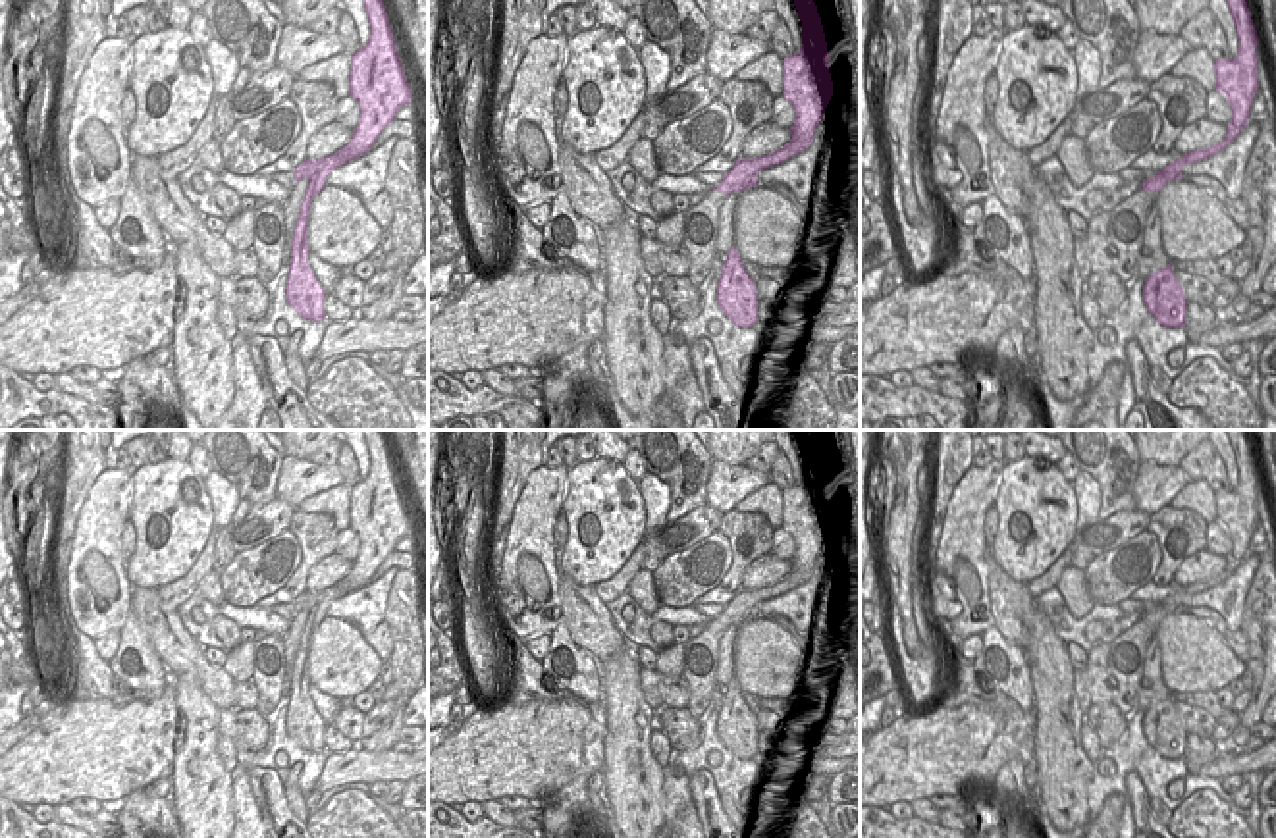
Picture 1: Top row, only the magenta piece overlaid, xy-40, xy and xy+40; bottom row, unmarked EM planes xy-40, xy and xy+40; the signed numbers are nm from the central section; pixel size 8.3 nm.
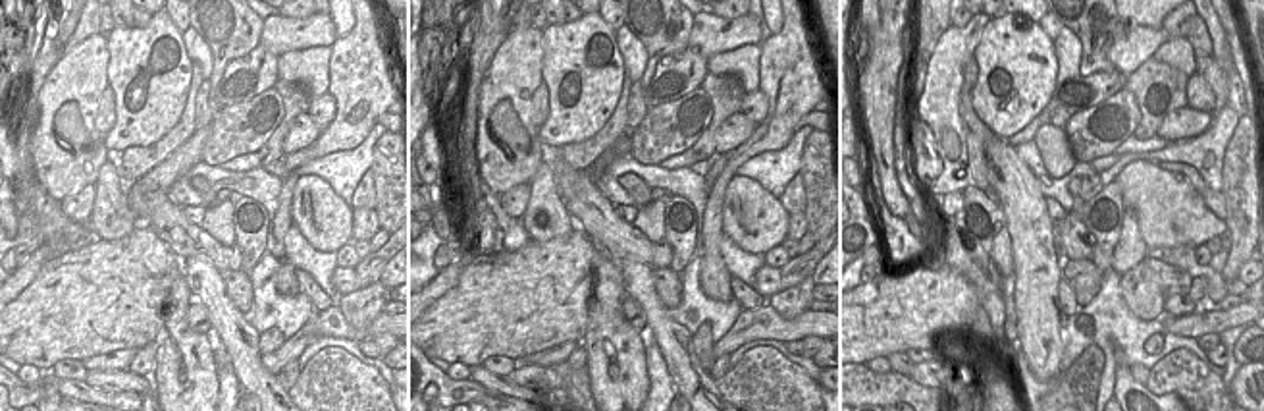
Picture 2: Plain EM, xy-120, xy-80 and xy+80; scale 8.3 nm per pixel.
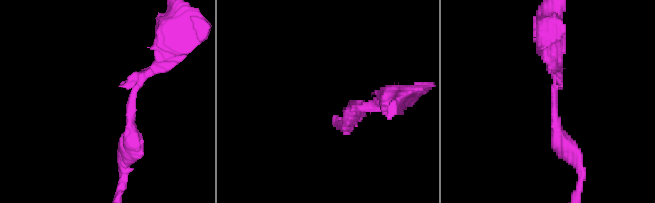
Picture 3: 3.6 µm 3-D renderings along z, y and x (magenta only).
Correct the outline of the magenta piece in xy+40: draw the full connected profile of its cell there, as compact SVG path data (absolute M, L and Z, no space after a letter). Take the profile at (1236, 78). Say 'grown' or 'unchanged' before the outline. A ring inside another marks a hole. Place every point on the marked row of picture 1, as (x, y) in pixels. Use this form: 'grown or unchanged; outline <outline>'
unchanged; outline M1226 0L1230 15L1236 25L1239 48L1237 56L1230 60L1216 60L1216 91L1222 92L1232 108L1232 121L1228 123L1228 135L1214 146L1183 154L1180 160L1168 164L1162 171L1156 171L1153 177L1147 177L1139 189L1158 191L1172 179L1182 179L1182 168L1207 160L1222 152L1237 133L1249 121L1249 110L1255 98L1257 83L1257 52L1259 44L1257 31L1251 19L1251 12L1245 0Z

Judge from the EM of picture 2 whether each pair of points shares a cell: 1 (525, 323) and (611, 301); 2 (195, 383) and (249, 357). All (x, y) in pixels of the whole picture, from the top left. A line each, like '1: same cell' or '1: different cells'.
1: different cells
2: different cells

